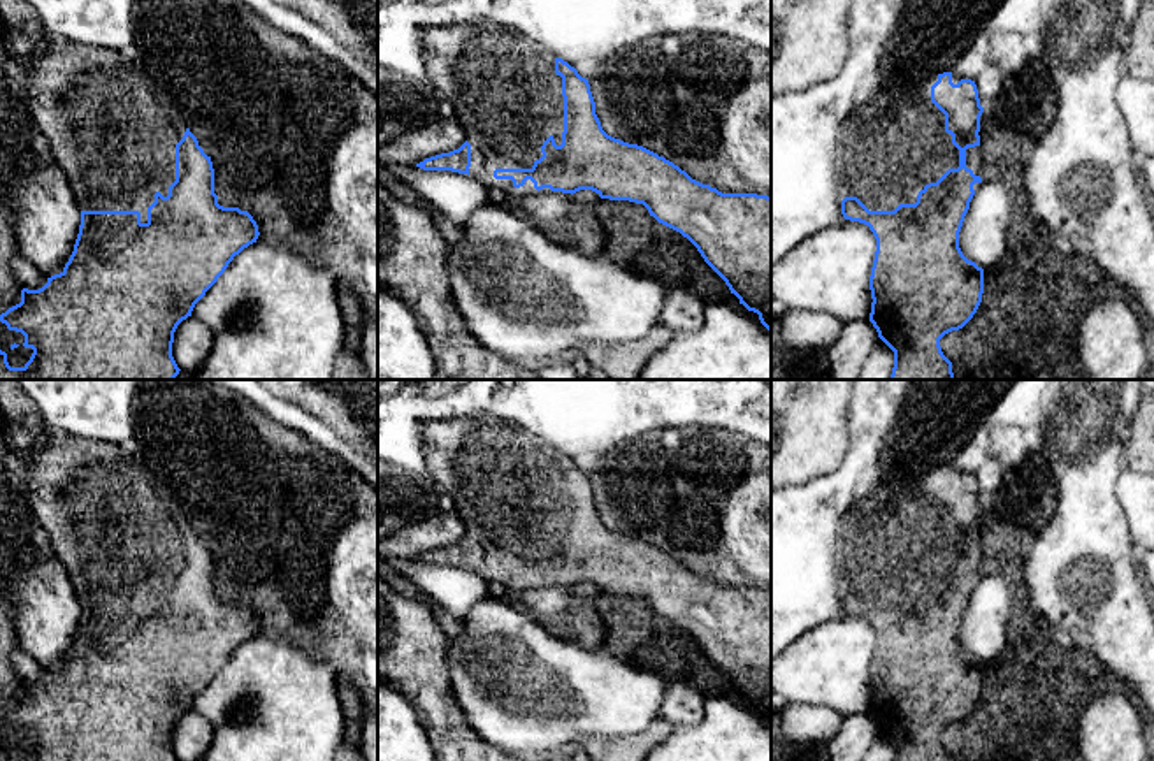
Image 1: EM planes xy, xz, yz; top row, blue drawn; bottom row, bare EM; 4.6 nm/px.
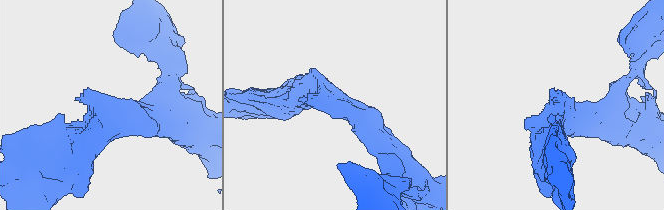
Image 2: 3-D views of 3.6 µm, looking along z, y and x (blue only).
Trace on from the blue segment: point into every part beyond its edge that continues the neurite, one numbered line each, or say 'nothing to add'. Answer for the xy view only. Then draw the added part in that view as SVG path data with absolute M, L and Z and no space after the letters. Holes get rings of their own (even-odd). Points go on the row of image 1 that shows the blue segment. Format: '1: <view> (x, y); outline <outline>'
1: xy (113, 132); outline M53 39L39 58L26 63L26 74L28 83L19 91L21 105L51 144L79 211L139 211L141 223L148 223L148 207L155 202L155 193L167 197L176 181L176 144L188 125L144 65L118 51Z

